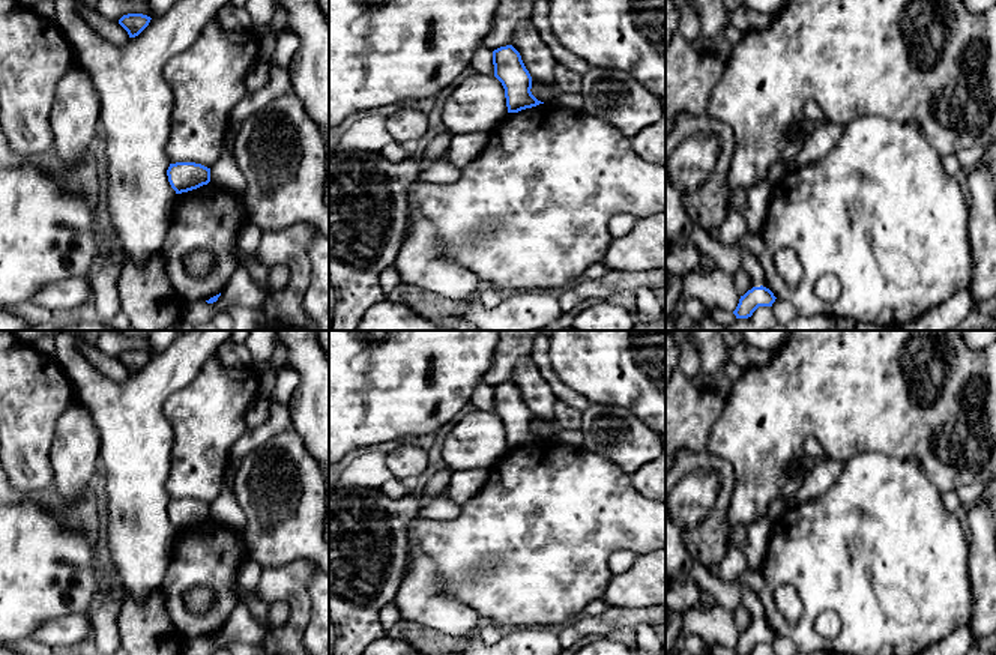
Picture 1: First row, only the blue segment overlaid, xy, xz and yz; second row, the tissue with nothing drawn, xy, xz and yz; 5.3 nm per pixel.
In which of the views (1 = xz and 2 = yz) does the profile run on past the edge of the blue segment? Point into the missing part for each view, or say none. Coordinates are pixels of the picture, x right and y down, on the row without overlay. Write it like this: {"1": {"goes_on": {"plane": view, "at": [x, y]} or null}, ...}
{"1": {"goes_on": null}, "2": {"goes_on": null}}

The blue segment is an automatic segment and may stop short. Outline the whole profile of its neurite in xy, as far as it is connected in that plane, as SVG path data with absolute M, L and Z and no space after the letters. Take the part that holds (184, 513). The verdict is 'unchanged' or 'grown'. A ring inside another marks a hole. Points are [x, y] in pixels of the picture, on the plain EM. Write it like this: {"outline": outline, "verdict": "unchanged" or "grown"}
{"outline": "M176 499L170 500L167 512L176 530L182 530L207 521L210 505L195 499Z", "verdict": "unchanged"}

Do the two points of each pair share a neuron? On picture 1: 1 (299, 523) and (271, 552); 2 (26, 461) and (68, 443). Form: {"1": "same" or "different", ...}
{"1": "same", "2": "different"}

